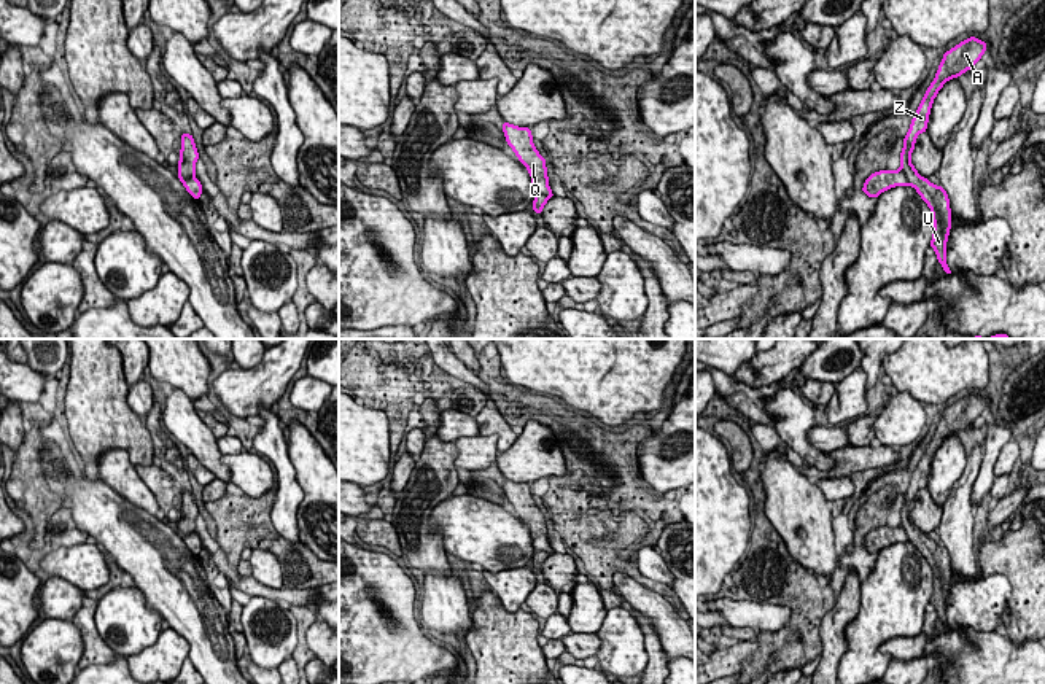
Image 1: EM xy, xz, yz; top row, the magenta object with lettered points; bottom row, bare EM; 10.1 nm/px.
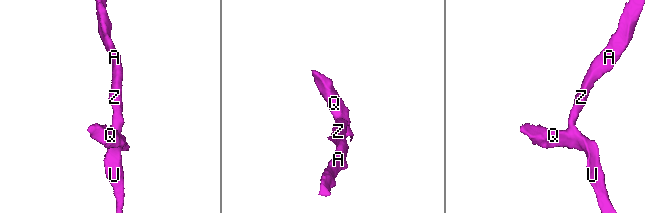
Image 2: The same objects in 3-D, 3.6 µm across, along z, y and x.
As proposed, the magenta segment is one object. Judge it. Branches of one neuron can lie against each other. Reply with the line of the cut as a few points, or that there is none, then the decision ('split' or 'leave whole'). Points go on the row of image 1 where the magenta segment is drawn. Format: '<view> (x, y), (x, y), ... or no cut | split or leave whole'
yz (901, 167), (909, 183) | split

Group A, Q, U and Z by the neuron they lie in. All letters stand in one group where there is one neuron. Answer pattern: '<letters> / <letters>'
A U Z / Q

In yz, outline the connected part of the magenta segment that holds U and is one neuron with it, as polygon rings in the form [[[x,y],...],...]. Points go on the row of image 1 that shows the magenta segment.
[[[972,35],[943,54],[943,60],[938,65],[937,75],[932,84],[927,87],[926,95],[923,97],[923,102],[911,119],[908,134],[903,138],[903,150],[900,153],[900,169],[907,175],[908,185],[918,191],[932,212],[934,235],[930,247],[935,250],[937,259],[946,275],[953,274],[946,264],[946,240],[951,229],[950,199],[942,186],[932,185],[927,178],[923,178],[916,172],[910,156],[915,150],[916,137],[927,130],[930,107],[942,86],[948,80],[959,78],[969,68],[975,67],[985,51],[986,41],[981,41]]]

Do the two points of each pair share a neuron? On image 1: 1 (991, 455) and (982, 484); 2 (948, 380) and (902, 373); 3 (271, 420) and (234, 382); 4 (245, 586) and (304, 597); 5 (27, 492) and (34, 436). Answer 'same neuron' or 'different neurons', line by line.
1: same neuron
2: same neuron
3: different neurons
4: same neuron
5: same neuron

